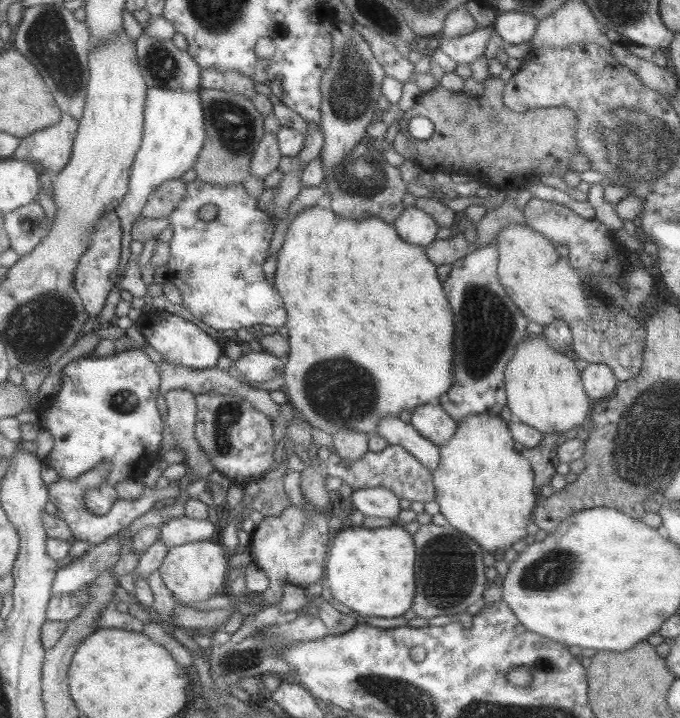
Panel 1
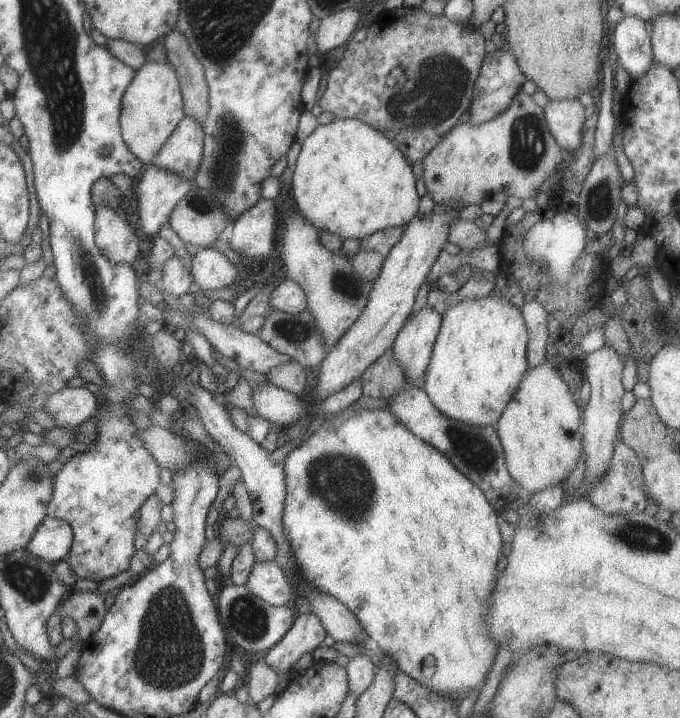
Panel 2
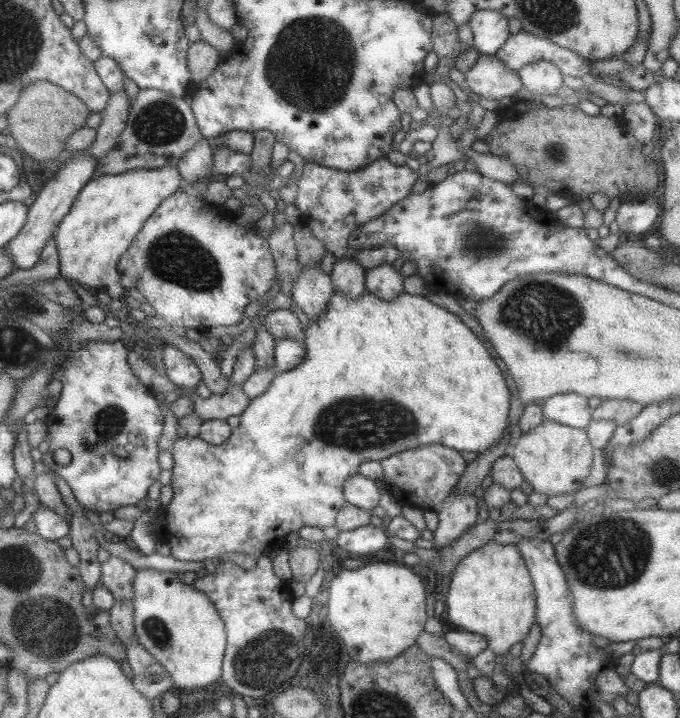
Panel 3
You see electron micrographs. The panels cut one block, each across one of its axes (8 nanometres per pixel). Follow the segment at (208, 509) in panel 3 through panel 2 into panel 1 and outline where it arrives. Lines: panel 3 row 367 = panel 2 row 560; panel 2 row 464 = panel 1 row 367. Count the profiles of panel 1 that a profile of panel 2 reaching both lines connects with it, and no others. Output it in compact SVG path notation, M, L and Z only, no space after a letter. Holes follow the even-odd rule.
M318 206L301 208L301 212L290 217L285 239L277 251L277 264L272 284L282 298L287 317L284 326L287 328L289 351L282 373L284 389L287 390L286 399L289 399L294 413L301 416L304 422L313 428L323 430L331 437L340 430L354 430L364 432L368 436L373 435L383 417L398 417L403 410L411 412L419 406L437 403L439 396L451 388L454 314L442 289L442 282L437 279L436 264L427 258L424 247L401 240L392 224L387 224L375 216L351 220L341 218L332 210Z

